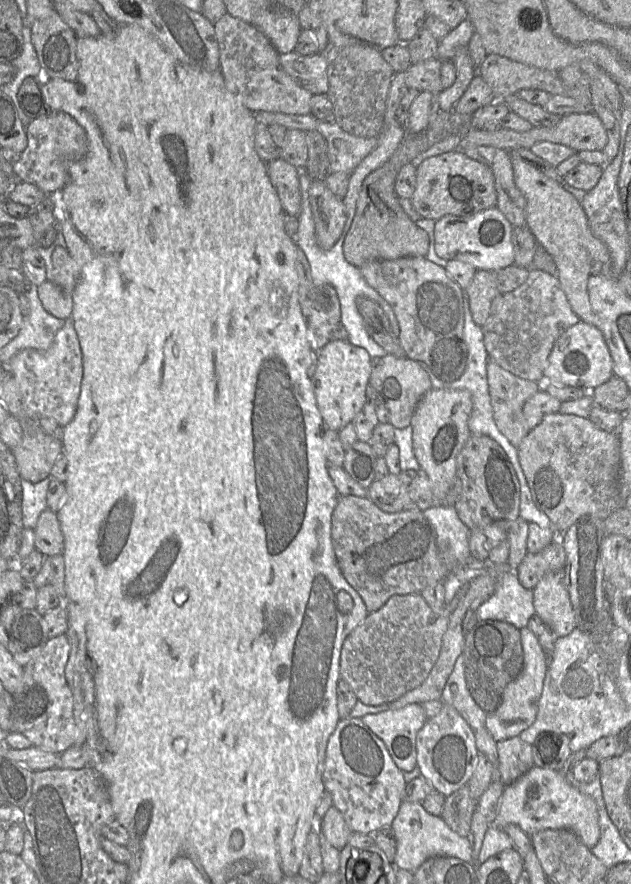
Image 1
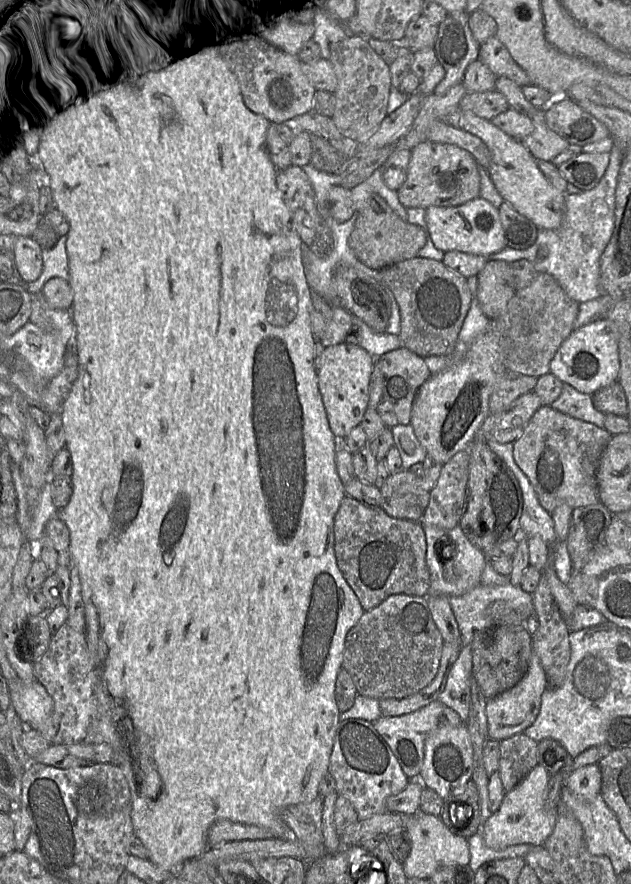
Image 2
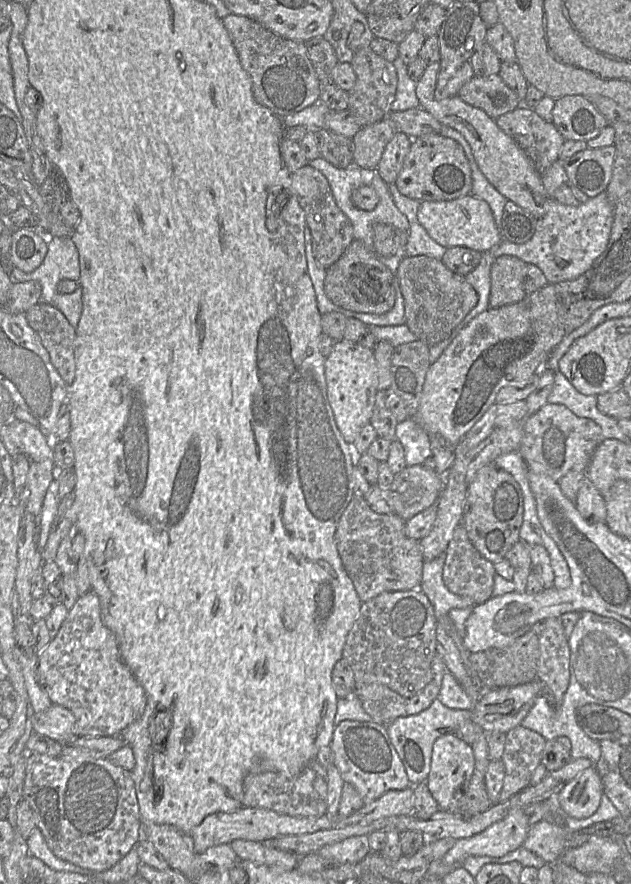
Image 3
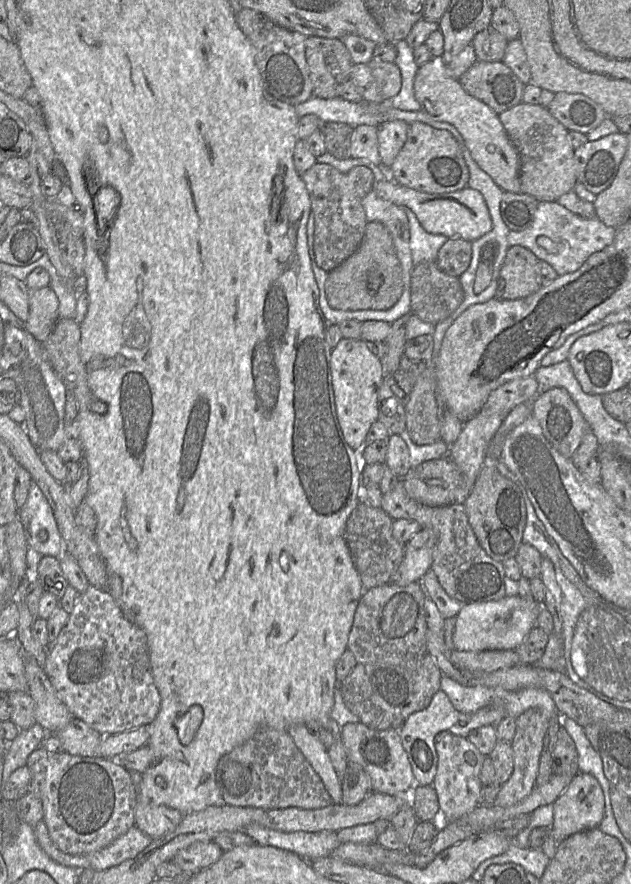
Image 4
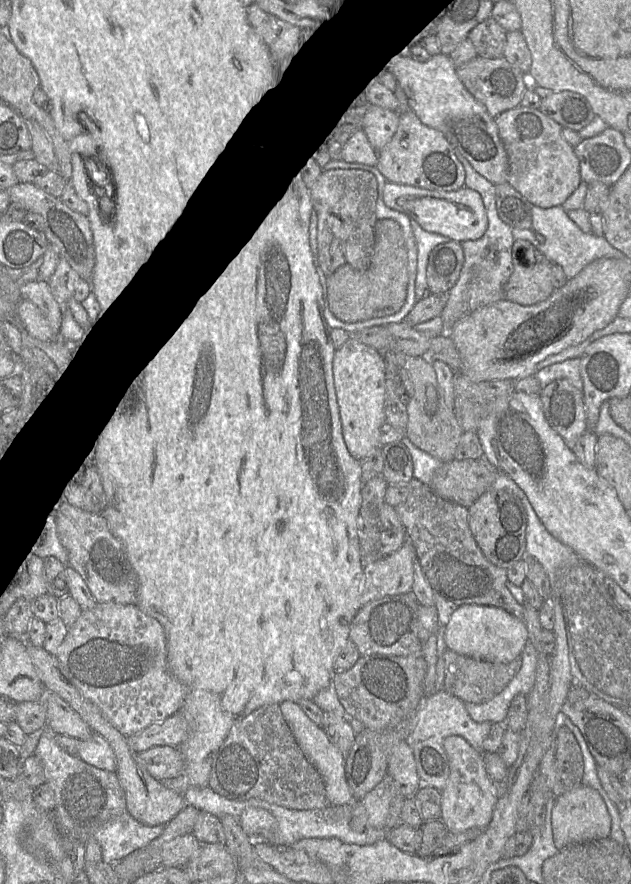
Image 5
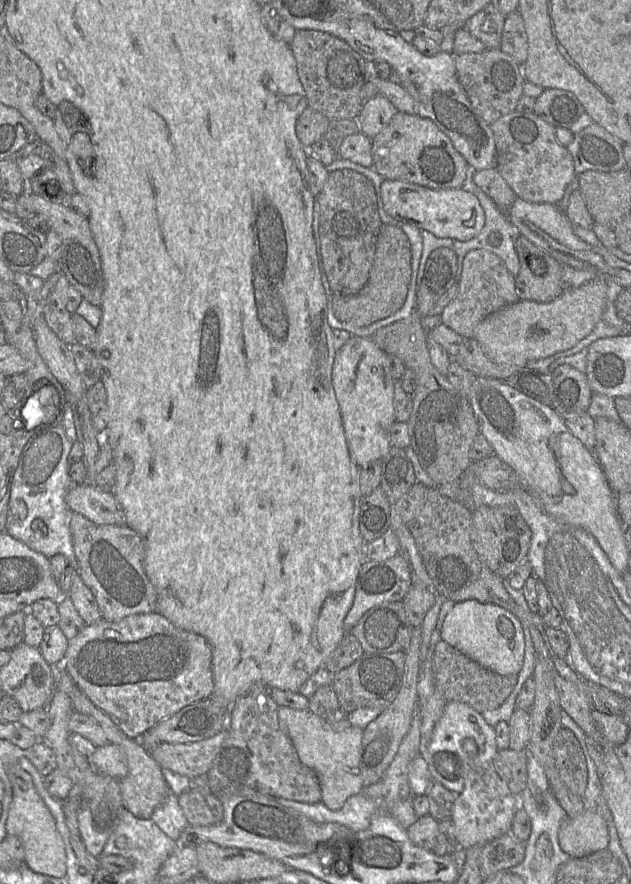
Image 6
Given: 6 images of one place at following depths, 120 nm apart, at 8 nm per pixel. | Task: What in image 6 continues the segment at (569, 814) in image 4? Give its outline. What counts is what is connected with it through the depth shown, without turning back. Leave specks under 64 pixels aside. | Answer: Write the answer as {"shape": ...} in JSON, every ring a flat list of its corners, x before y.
{"shape":[[585,809,583,813,561,822,558,840,561,849,571,857,589,855,607,848,607,822,596,810]]}

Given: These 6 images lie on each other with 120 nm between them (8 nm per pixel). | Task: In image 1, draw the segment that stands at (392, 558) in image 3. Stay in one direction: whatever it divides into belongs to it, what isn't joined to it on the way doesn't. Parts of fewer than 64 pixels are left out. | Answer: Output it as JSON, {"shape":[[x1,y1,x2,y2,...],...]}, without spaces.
{"shape":[[339,495,331,518,331,540,342,575,361,596,368,613,381,608,393,595,420,594,426,587,443,582,459,568,449,567,440,557,435,530,418,508,388,513,367,497]]}

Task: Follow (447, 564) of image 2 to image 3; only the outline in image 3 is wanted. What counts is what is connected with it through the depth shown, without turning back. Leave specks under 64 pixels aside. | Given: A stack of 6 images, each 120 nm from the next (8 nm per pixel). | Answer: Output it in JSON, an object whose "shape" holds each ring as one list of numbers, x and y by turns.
{"shape":[[446,552,432,561,424,561,420,590,428,597,437,617,448,615,452,609,464,609,475,604,470,597,456,595,449,591,442,579]]}

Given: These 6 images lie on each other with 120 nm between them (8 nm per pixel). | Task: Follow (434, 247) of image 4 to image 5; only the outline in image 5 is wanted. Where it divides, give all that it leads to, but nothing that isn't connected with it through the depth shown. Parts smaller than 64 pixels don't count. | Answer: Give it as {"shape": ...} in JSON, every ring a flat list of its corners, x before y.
{"shape":[[410,219,410,224,417,245,417,273,415,280,415,293,418,299,428,294,426,285,426,266,430,251,435,246,448,242,451,239,434,232,425,231,413,219]]}

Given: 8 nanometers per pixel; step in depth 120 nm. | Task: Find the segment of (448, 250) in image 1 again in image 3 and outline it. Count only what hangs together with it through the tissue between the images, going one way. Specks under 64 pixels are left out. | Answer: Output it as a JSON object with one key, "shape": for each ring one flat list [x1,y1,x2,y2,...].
{"shape":[[472,194,451,200,421,201,417,219,428,235,445,248,462,246,485,252,496,247,502,240,489,205]]}

